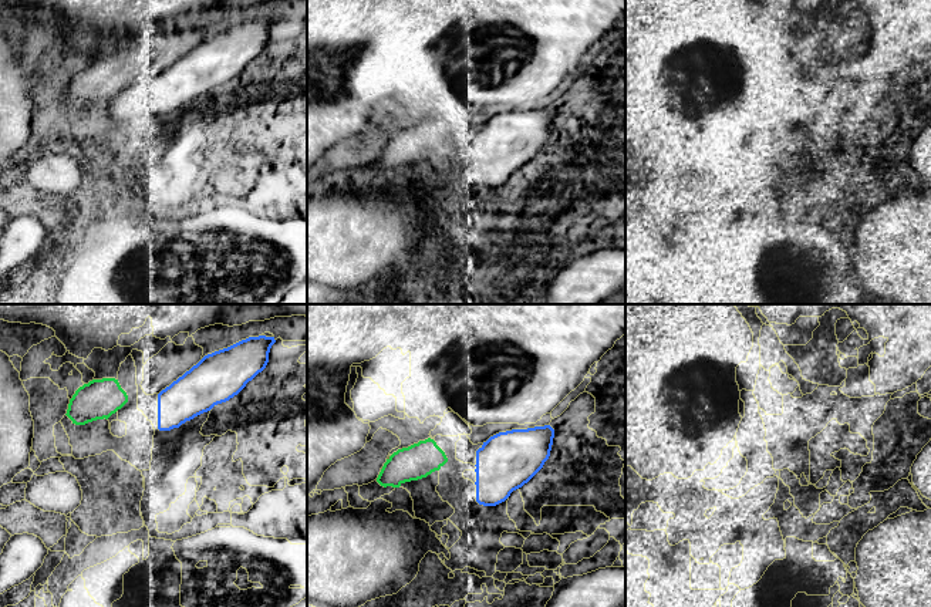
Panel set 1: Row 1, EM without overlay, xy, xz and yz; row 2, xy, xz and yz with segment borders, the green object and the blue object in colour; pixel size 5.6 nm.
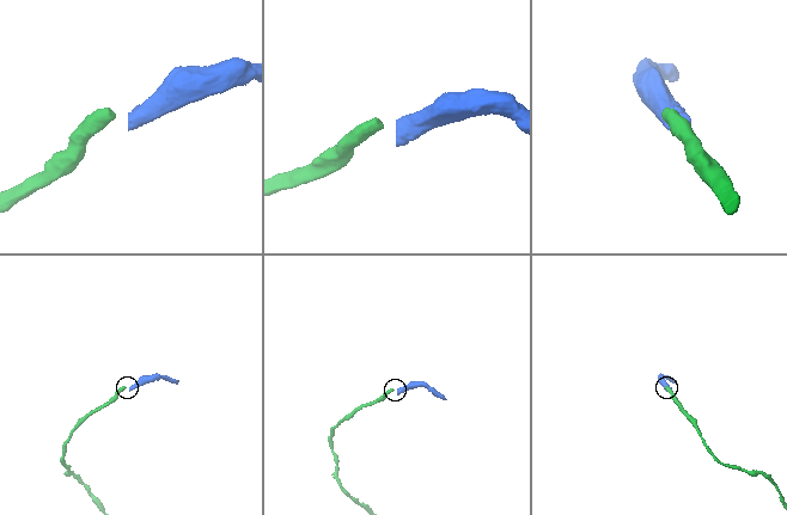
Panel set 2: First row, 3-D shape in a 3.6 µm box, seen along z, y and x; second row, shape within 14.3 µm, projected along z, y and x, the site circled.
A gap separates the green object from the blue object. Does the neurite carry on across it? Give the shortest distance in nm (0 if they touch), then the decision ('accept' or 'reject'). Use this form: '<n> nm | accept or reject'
160 nm | reject

